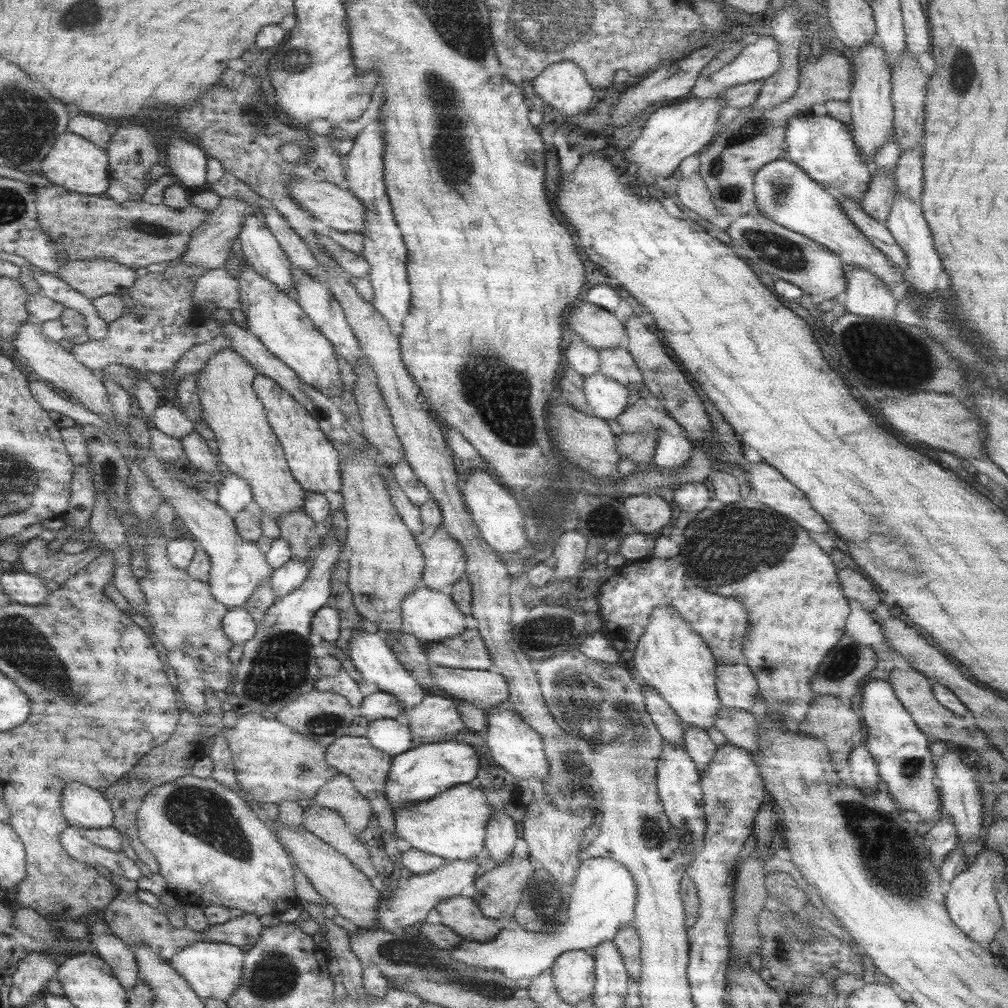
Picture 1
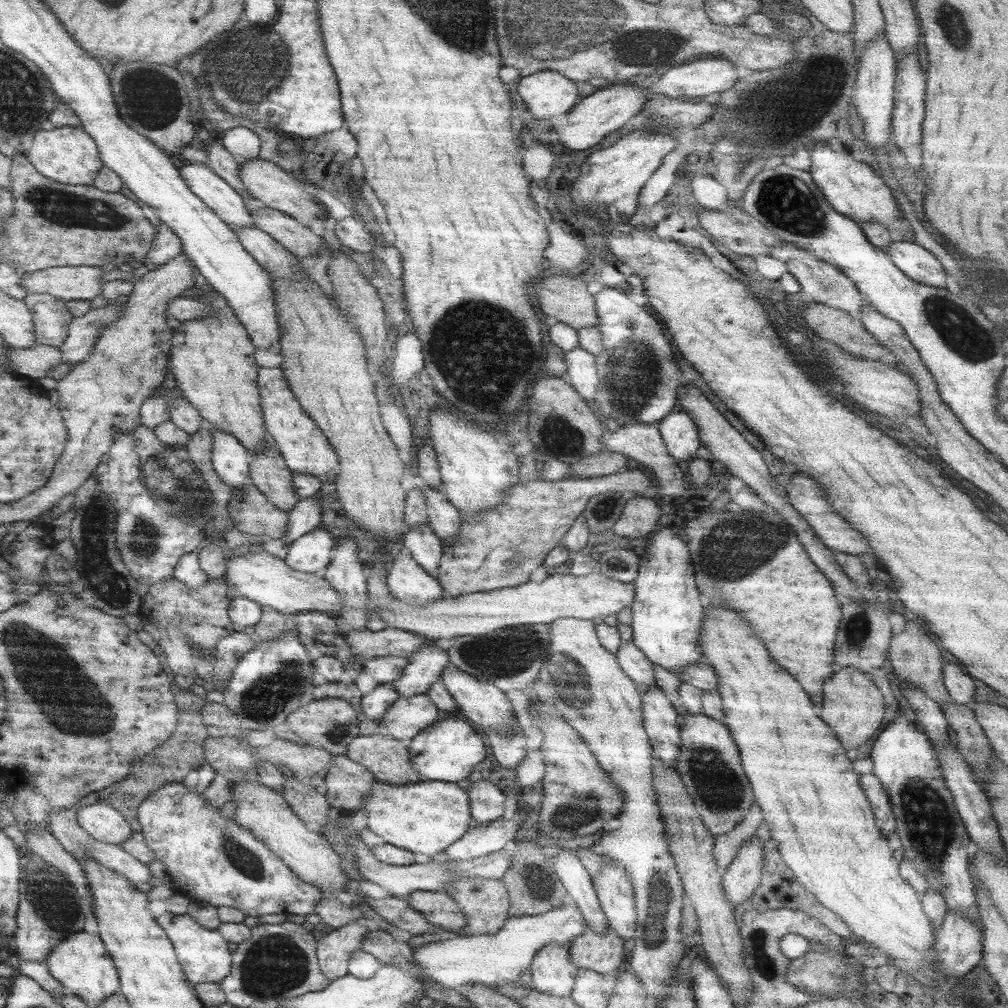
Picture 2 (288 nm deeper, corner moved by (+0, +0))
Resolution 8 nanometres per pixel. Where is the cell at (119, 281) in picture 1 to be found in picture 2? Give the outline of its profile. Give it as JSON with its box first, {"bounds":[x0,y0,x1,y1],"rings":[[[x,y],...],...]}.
{"bounds":[21,268,103,302],"rings":[[[47,268],[21,276],[23,288],[35,294],[49,294],[57,300],[91,302],[101,294],[103,284],[101,268]]]}

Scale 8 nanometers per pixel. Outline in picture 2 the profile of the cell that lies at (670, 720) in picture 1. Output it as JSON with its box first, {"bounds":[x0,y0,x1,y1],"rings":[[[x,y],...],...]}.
{"bounds":[615,642,655,692],"rings":[[[621,642],[615,656],[617,656],[617,664],[623,670],[623,674],[633,684],[637,684],[641,692],[647,692],[649,688],[655,688],[655,664],[649,662],[645,658],[645,654],[635,648],[635,644]]]}

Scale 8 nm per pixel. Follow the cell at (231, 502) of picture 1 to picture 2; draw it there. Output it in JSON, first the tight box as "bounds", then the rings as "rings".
{"bounds":[211,432,253,490],"rings":[[[213,432],[211,466],[215,476],[229,490],[241,490],[249,482],[249,464],[253,454],[239,444],[237,438],[225,436],[225,432]]]}

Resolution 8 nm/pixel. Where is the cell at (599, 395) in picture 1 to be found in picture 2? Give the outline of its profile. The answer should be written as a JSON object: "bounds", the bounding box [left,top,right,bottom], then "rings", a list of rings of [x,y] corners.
{"bounds":[563,348,599,400],"rings":[[[575,348],[565,354],[565,376],[563,380],[585,400],[593,400],[597,396],[597,386],[599,386],[599,376],[597,376],[597,366],[595,366],[595,356]]]}

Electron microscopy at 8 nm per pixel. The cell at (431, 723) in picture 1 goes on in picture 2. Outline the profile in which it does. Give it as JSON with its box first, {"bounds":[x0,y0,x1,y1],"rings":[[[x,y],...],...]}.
{"bounds":[381,694,441,740],"rings":[[[427,694],[397,698],[395,704],[387,708],[381,718],[383,734],[393,736],[393,740],[413,740],[425,728],[431,728],[441,718],[439,708],[429,700]]]}

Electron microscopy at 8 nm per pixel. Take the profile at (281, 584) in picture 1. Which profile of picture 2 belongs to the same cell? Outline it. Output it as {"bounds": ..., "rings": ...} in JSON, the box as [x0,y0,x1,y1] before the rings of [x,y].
{"bounds":[283,530,335,578],"rings":[[[313,530],[295,542],[291,542],[283,562],[301,574],[313,574],[323,578],[327,564],[333,560],[335,544],[323,530]]]}

